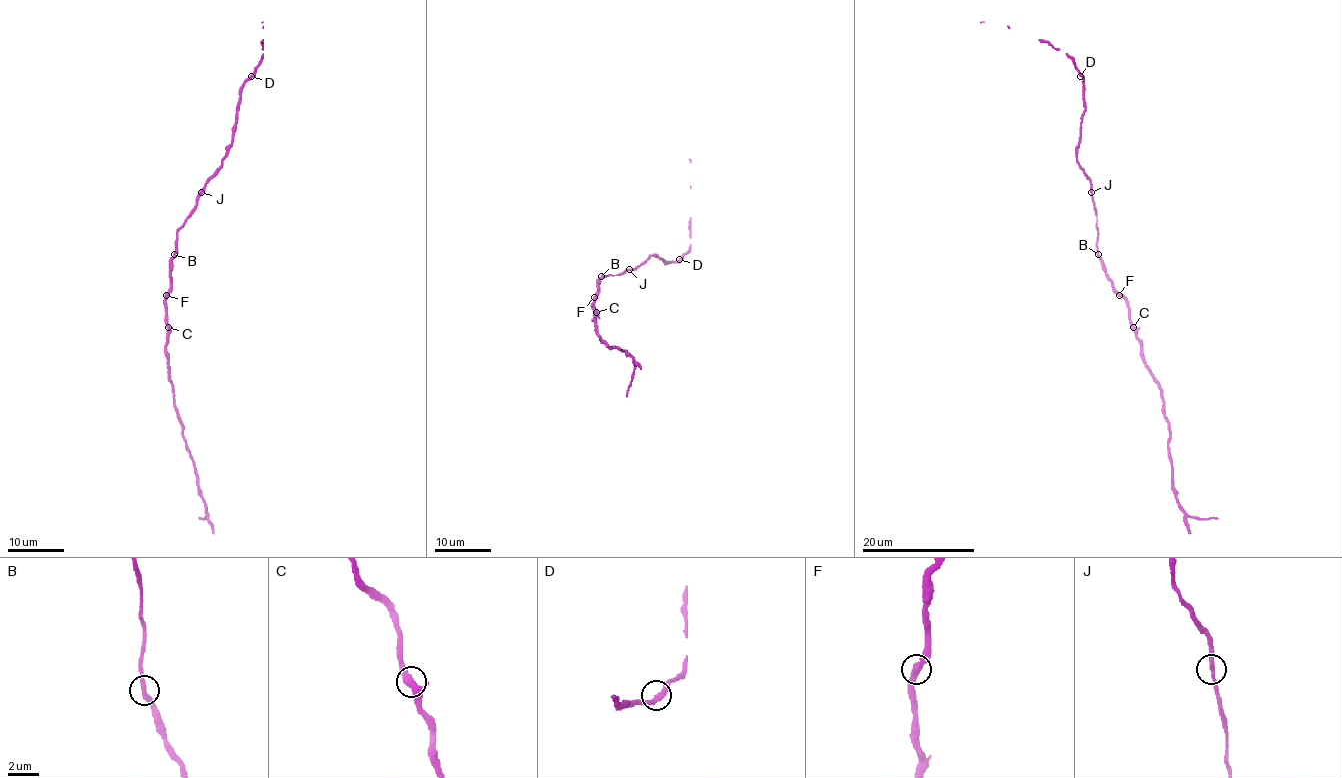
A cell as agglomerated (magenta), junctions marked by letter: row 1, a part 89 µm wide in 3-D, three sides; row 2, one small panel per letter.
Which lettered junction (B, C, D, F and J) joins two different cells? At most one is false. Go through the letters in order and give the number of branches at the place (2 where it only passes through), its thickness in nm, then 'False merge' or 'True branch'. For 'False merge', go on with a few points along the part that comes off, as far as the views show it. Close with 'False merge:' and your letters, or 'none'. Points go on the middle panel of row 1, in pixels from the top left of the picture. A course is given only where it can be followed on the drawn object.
B: Branches: 2. Thickness 360 nm. True branch
C: Branches: 3. Thickness 400 nm. True branch
D: Branches: 2. Thickness 360 nm. True branch
F: Branches: 2. Thickness 440 nm. True branch
J: Branches: 2. Thickness 320 nm. True branch
False merge: none

